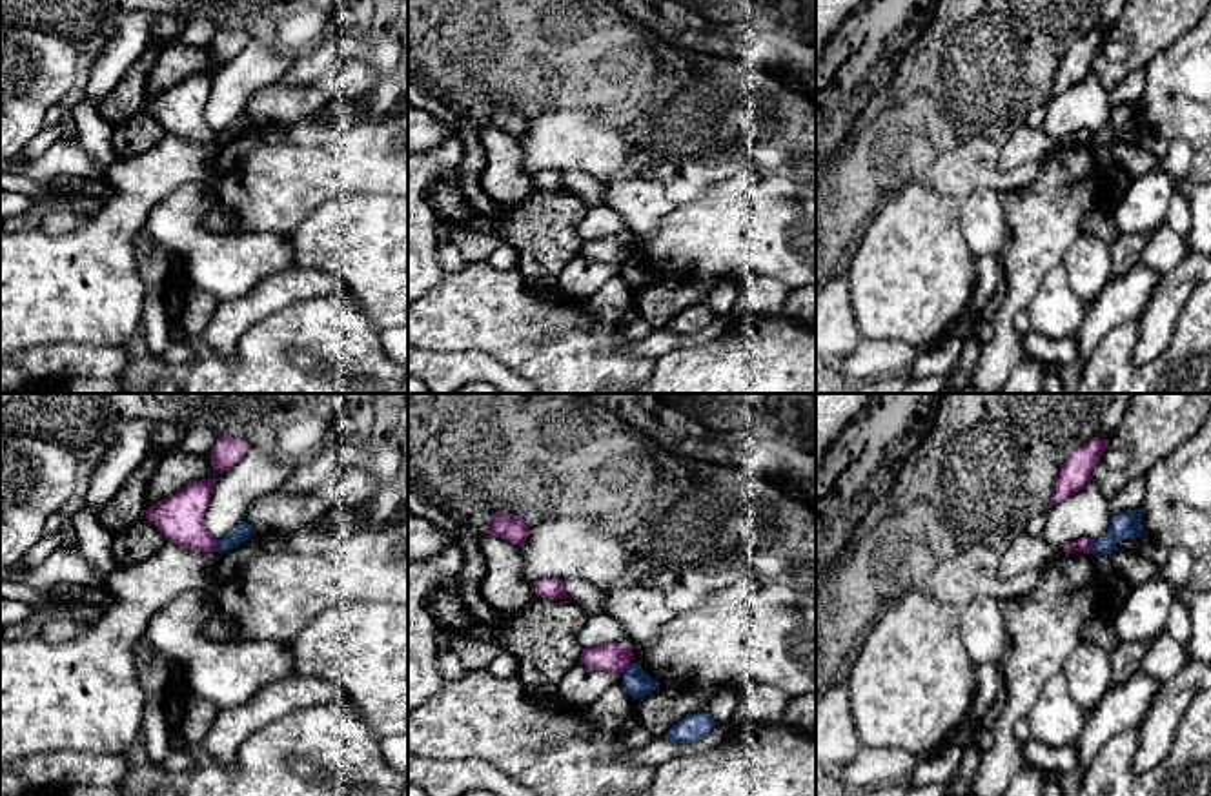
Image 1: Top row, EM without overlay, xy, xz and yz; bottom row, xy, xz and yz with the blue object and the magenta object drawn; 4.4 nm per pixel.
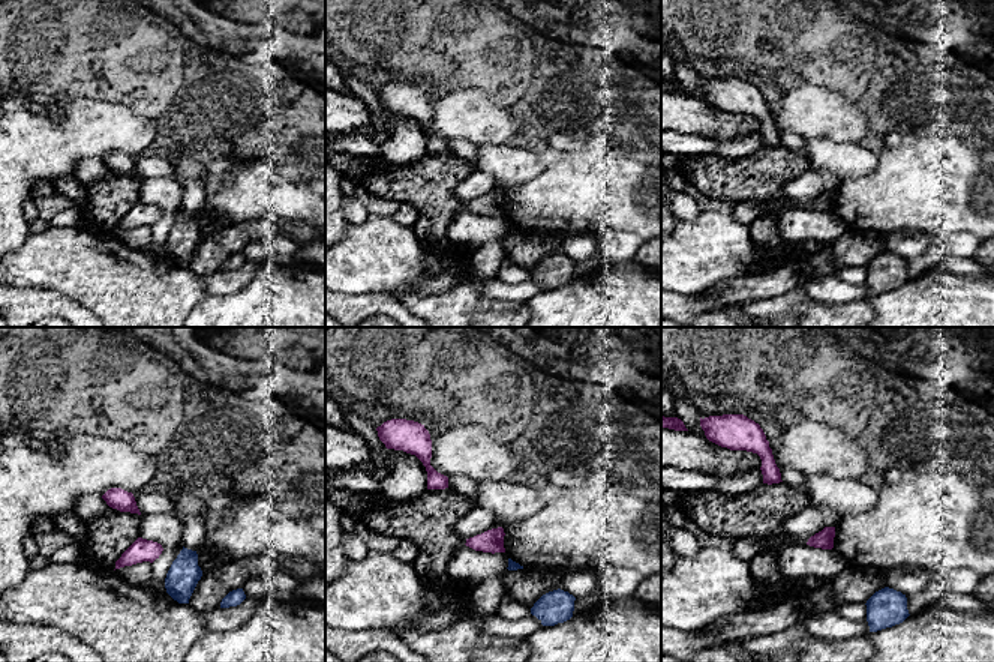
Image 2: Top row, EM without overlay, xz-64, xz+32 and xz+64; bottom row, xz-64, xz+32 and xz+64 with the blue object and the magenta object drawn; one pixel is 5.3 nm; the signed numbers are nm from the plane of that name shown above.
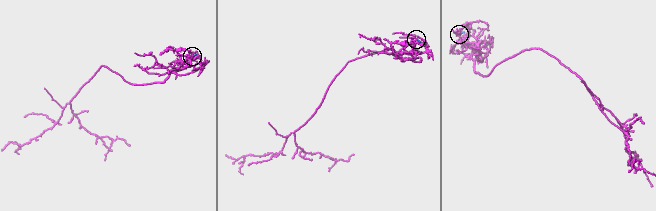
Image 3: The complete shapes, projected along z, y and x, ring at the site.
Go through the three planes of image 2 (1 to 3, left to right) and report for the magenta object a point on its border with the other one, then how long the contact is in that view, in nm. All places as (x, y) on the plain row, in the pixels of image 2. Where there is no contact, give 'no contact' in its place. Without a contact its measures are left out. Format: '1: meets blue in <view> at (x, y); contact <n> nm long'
1: no contact
2: no contact
3: no contact

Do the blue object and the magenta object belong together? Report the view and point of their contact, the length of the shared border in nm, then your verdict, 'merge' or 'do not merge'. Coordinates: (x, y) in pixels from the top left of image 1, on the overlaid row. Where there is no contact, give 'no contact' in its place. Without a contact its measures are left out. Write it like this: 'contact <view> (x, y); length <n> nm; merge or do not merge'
contact yz (1091, 547); length 60 nm; do not merge

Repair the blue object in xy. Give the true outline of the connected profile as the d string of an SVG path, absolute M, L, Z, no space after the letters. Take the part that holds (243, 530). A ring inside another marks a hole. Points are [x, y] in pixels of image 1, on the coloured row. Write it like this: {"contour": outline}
{"contour": "M244 521L240 525L237 525L235 530L231 530L229 534L226 534L222 539L219 539L219 554L228 552L235 546L239 546L240 543L244 543L249 536L253 534L251 526Z"}

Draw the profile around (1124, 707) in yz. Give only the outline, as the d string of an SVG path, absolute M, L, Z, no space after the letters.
M1136 670L1125 683L1111 687L1096 707L1085 710L1084 729L1074 745L1078 770L1085 772L1100 747L1114 734L1142 723L1162 683Z

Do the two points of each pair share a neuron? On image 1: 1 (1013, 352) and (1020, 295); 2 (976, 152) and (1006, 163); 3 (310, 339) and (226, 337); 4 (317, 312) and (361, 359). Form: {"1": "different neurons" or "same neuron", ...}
{"1": "same neuron", "2": "different neurons", "3": "different neurons", "4": "same neuron"}

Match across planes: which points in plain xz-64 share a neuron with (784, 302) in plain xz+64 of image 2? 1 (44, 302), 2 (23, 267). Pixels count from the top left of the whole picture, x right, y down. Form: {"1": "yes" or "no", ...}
{"1": "no", "2": "yes"}

